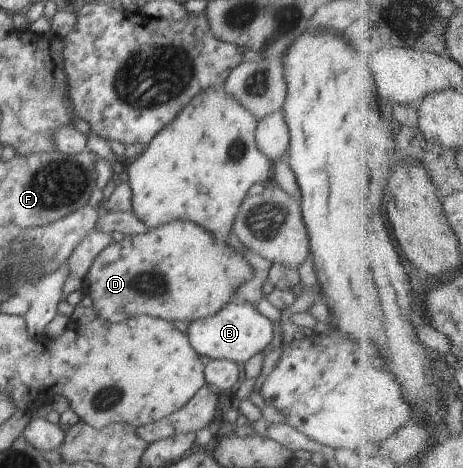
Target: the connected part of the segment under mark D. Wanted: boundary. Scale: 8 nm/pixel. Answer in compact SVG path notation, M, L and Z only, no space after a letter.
M170 221L166 224L162 224L157 228L152 228L146 233L127 235L121 242L112 241L111 244L103 249L92 262L90 269L87 271L87 276L85 277L84 289L86 290L86 295L90 296L93 301L93 309L98 313L99 318L104 322L121 322L125 320L126 317L139 316L139 315L149 315L150 317L155 317L156 319L168 319L168 321L198 321L198 319L206 319L206 317L212 317L216 315L223 307L226 307L228 303L232 301L232 295L236 291L236 287L244 281L244 279L250 279L254 277L254 269L252 265L246 261L242 253L236 251L234 245L230 244L230 241L216 241L208 231L202 231L202 227L194 225L194 223L186 223L186 221Z

